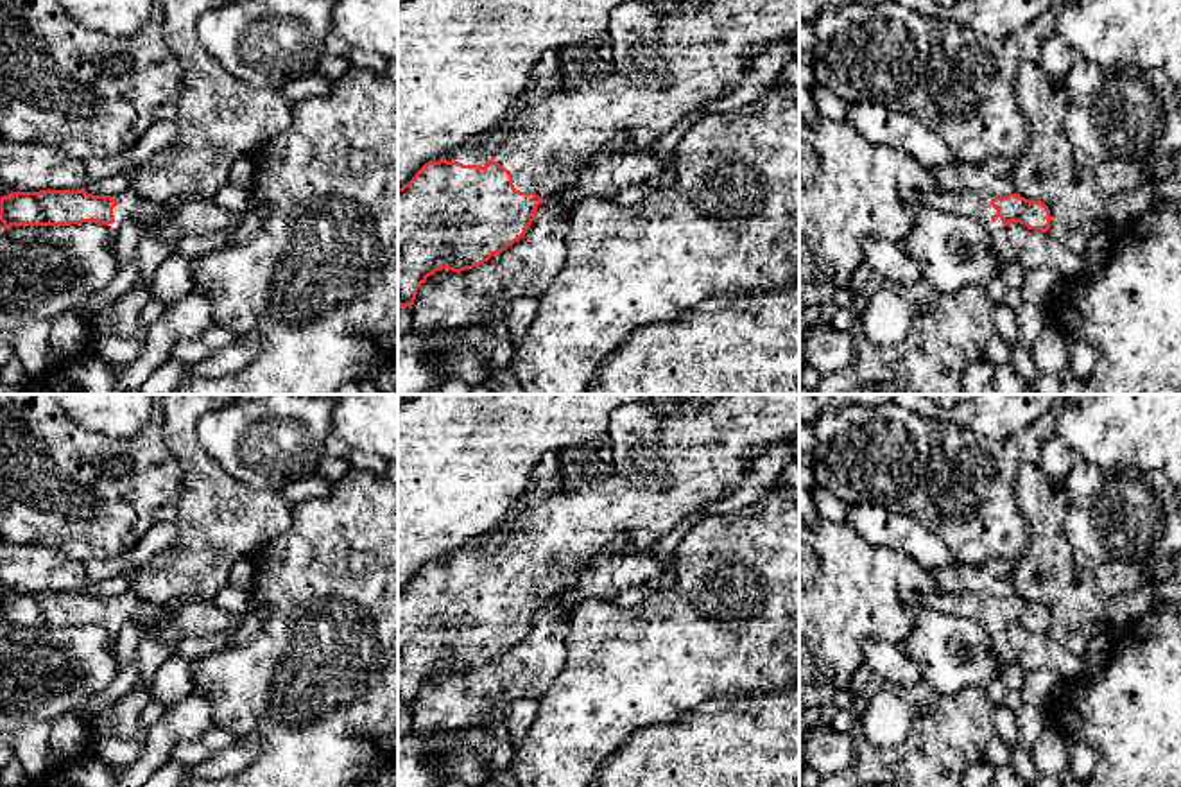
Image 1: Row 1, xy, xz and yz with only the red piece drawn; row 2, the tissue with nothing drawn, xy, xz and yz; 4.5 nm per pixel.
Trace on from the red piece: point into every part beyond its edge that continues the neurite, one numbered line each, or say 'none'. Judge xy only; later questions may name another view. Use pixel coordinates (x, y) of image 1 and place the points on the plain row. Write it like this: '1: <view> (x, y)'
1: xy (131, 606)

